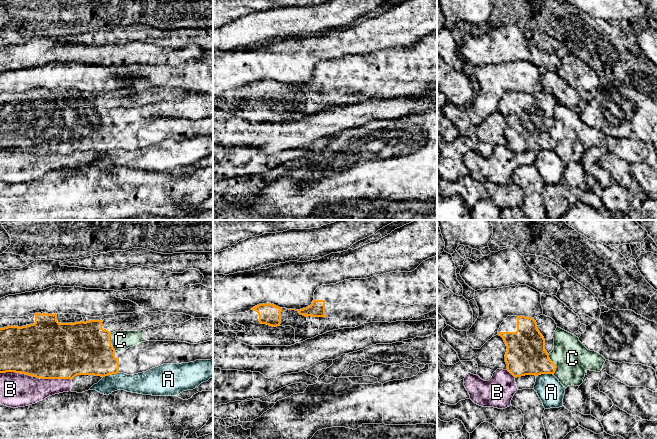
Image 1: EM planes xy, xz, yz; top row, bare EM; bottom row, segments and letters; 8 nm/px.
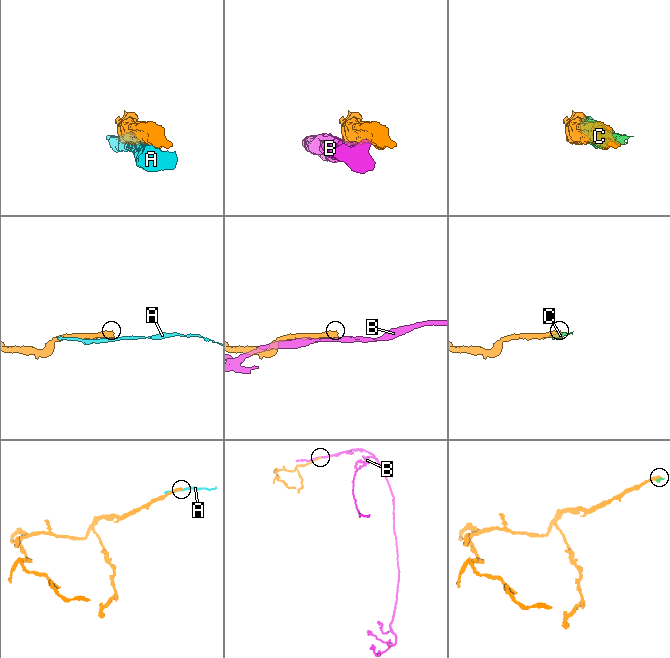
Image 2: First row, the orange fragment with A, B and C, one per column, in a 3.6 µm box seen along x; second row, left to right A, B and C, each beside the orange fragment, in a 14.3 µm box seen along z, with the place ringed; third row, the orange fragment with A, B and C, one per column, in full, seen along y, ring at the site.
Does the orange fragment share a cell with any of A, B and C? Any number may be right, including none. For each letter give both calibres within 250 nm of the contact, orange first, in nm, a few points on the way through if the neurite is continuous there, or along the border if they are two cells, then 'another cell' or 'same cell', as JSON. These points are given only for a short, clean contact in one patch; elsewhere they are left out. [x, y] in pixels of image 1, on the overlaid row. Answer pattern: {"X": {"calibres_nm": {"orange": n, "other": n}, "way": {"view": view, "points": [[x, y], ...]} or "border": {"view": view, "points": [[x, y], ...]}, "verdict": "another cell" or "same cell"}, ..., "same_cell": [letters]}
{"A": {"calibres_nm": {"orange": 320, "other": 200}, "verdict": "another cell"}, "B": {"calibres_nm": {"orange": 480, "other": 280}, "verdict": "another cell"}, "C": {"calibres_nm": {"orange": 320, "other": 280}, "verdict": "another cell"}, "same_cell": []}

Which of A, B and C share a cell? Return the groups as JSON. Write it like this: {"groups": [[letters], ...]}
{"groups": [["A"], ["B"], ["C"]]}

